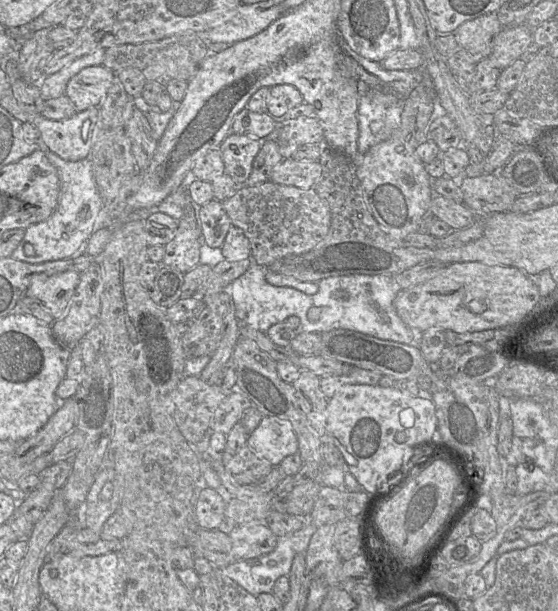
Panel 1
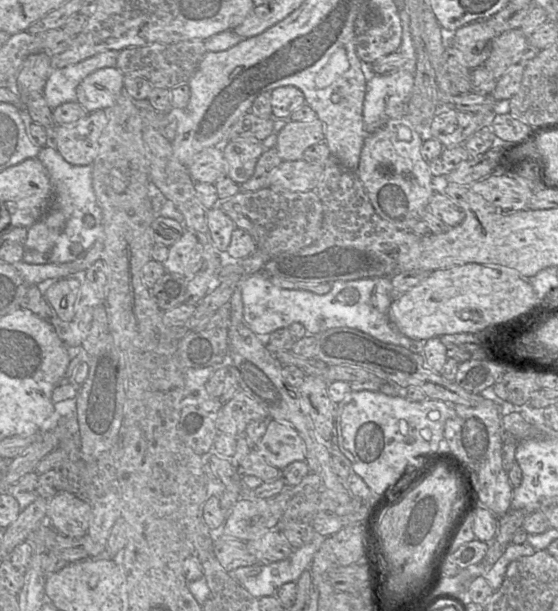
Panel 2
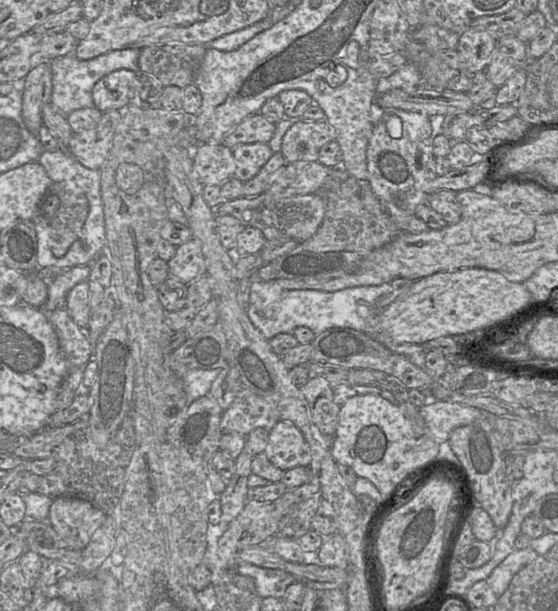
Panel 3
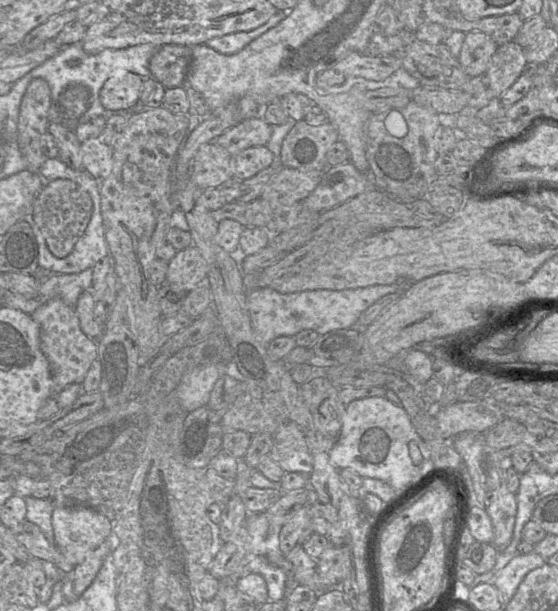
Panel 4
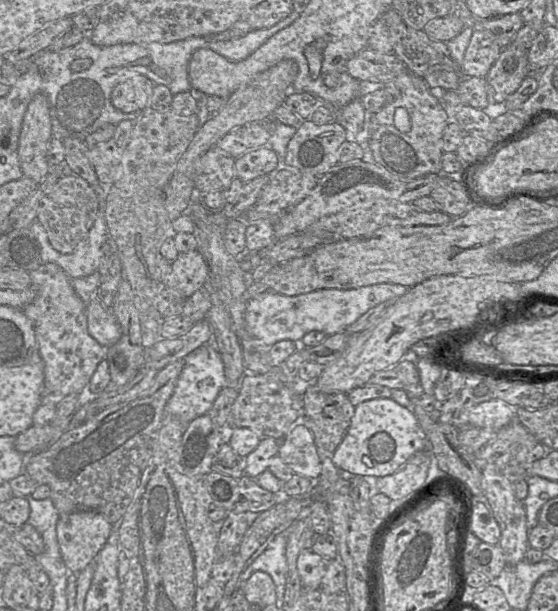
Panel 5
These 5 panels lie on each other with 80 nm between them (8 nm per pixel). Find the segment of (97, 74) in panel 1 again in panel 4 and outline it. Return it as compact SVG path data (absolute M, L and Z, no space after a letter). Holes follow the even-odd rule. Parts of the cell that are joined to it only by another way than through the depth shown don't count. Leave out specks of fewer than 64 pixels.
M119 71L104 83L100 101L108 111L128 111L140 100L144 79L129 71Z

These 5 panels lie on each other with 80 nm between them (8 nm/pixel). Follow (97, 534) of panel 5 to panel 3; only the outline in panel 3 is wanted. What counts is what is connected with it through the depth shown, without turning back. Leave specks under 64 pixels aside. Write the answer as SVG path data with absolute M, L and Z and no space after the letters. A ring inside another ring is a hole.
M61 496L53 499L48 523L67 544L83 550L105 518L102 510L84 499Z

